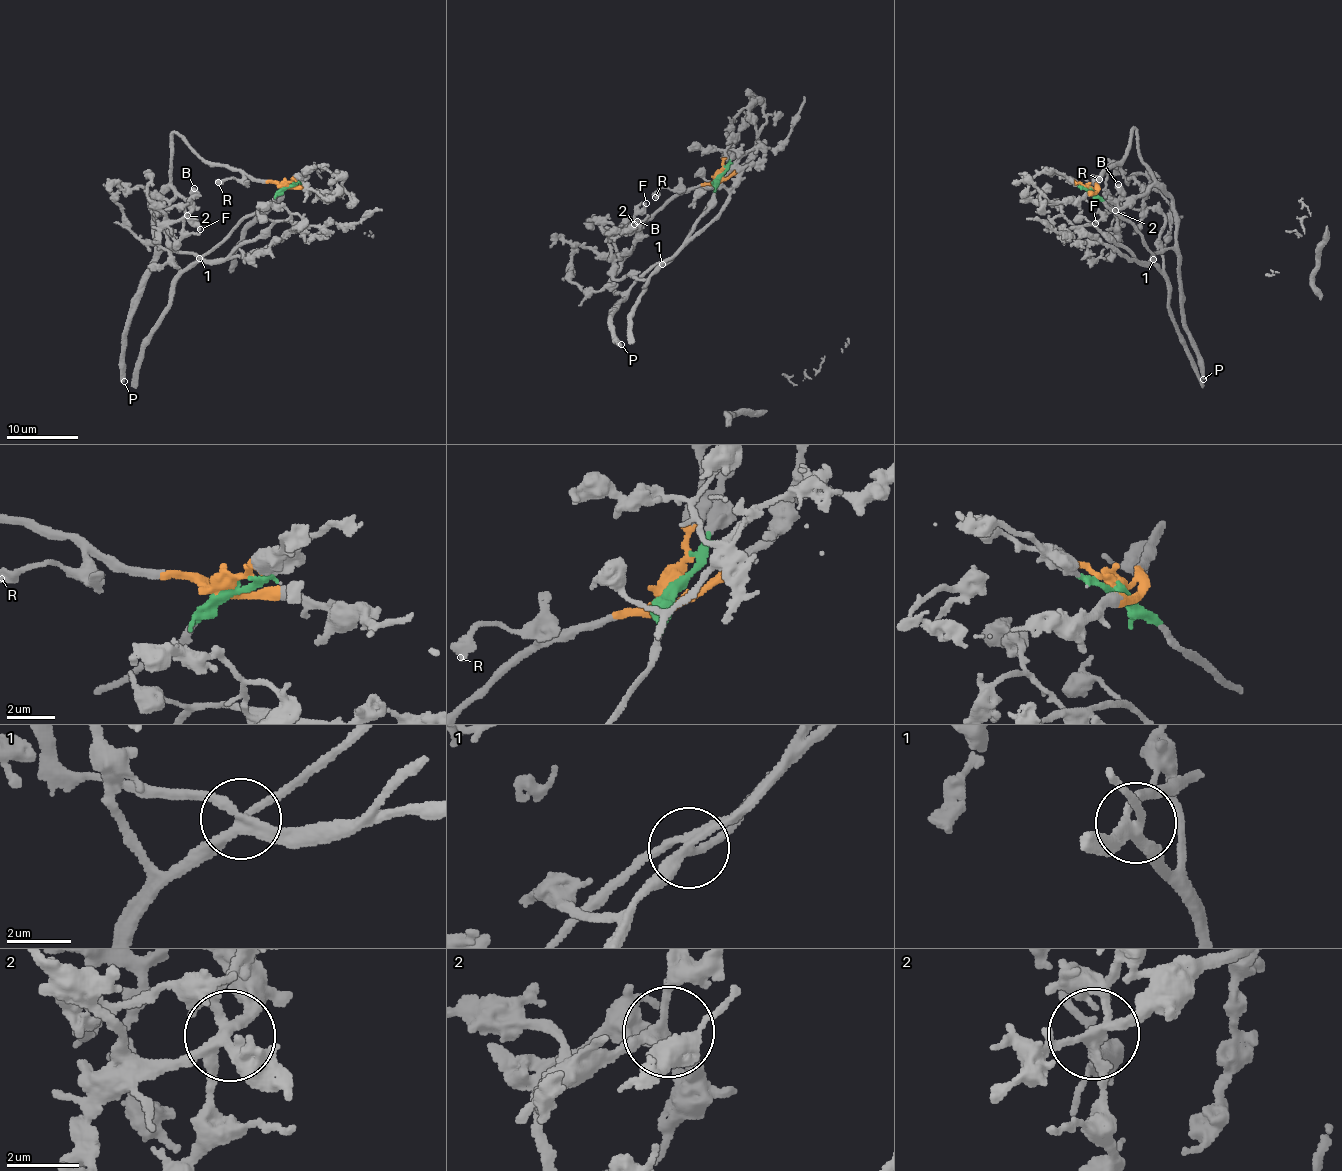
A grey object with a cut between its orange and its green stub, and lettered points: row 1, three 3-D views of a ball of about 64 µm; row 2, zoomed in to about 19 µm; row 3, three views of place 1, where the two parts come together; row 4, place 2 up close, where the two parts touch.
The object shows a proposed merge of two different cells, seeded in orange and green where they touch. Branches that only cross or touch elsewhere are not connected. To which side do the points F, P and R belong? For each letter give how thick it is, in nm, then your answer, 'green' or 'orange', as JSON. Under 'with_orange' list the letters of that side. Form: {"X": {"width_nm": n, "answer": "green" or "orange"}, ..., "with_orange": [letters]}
{"F": {"width_nm": 260, "answer": "orange"}, "P": {"width_nm": 400, "answer": "orange"}, "R": {"width_nm": 420, "answer": "orange"}, "with_orange": ["F", "P", "R"]}

